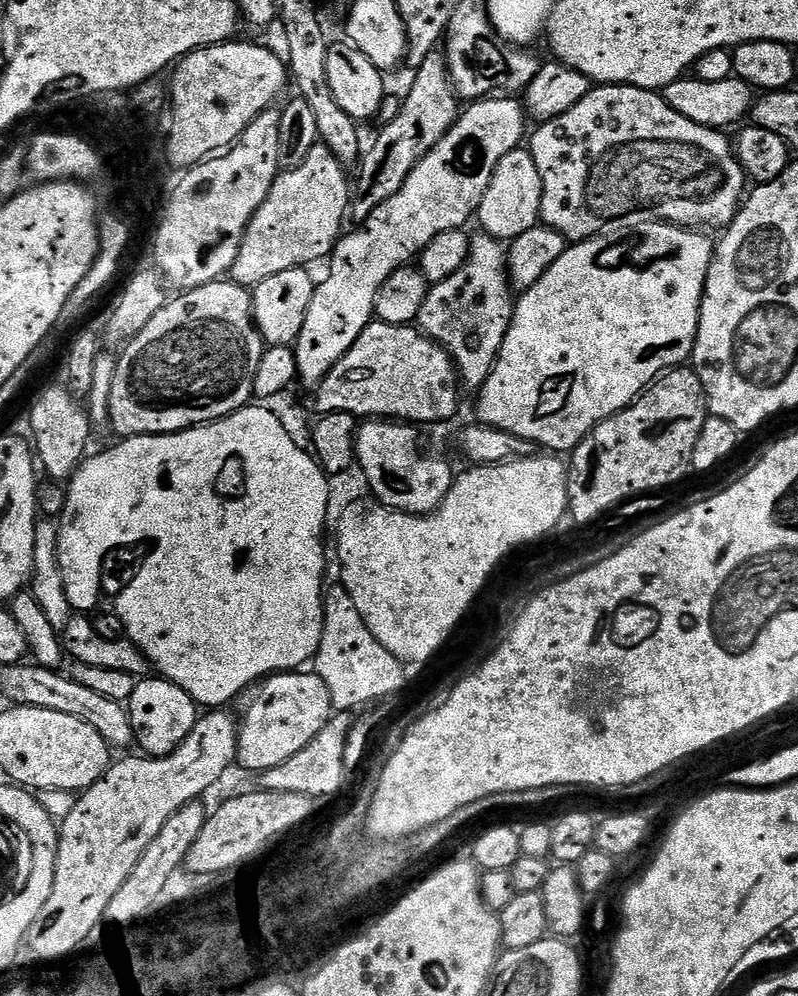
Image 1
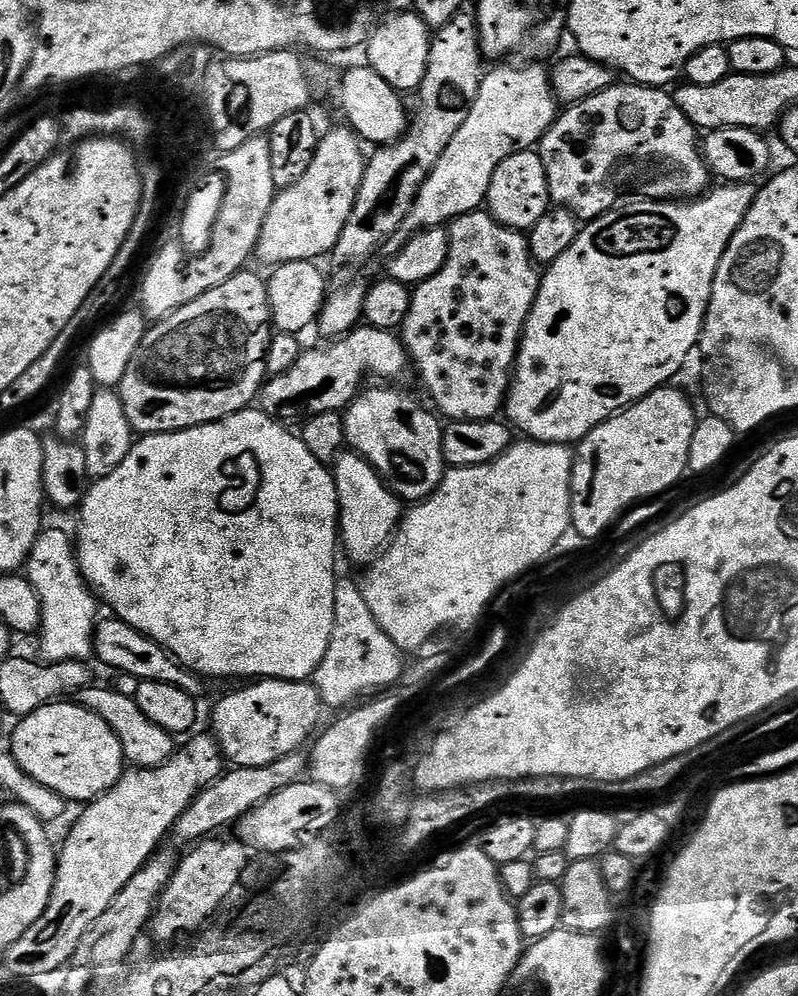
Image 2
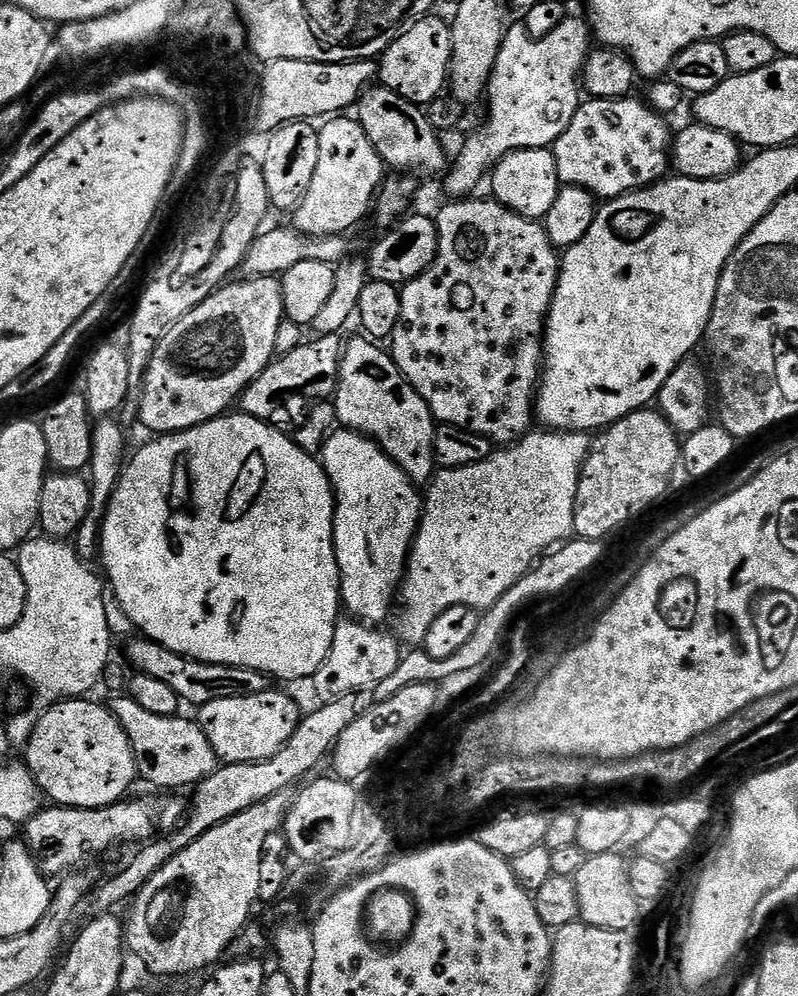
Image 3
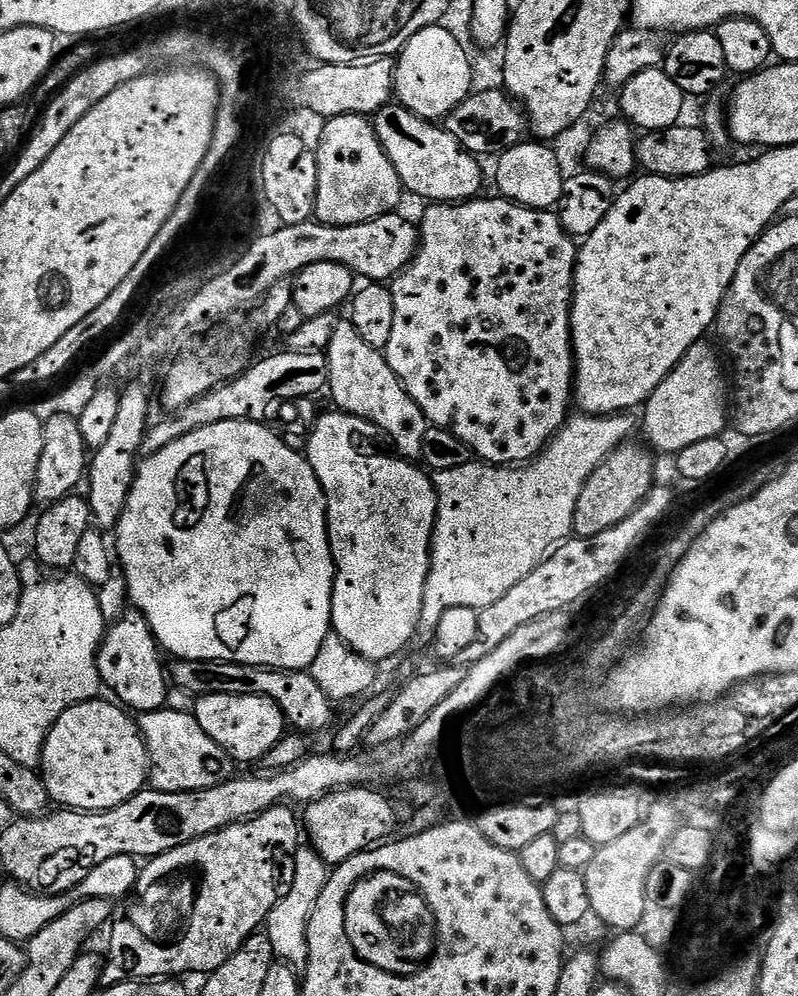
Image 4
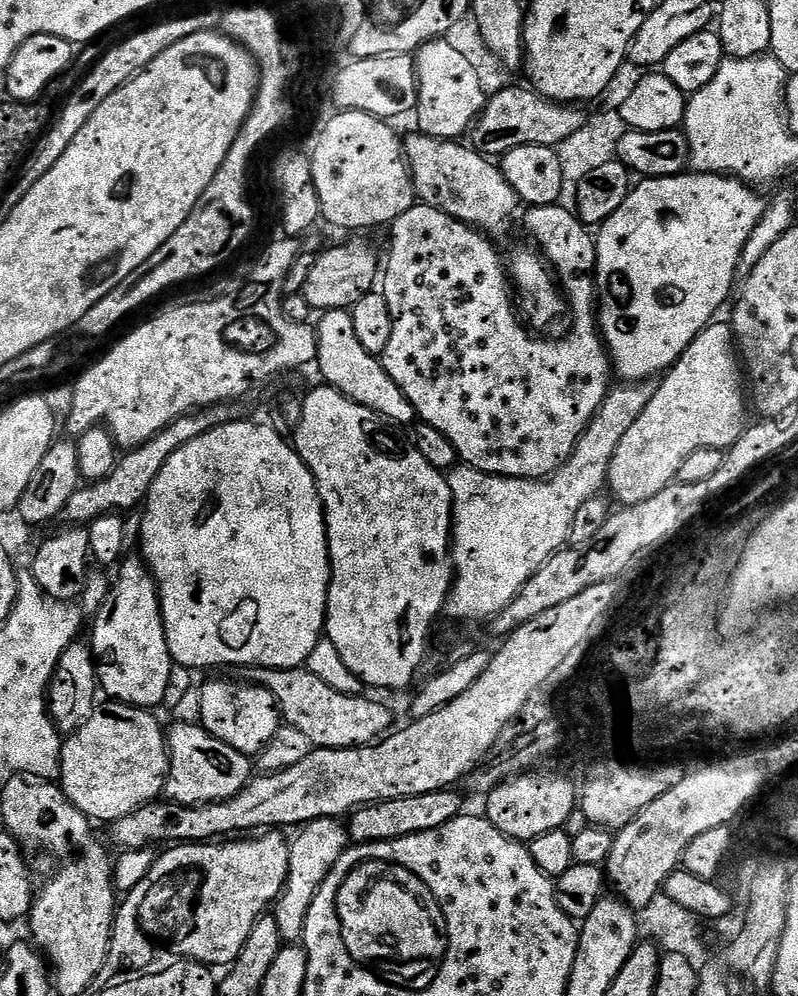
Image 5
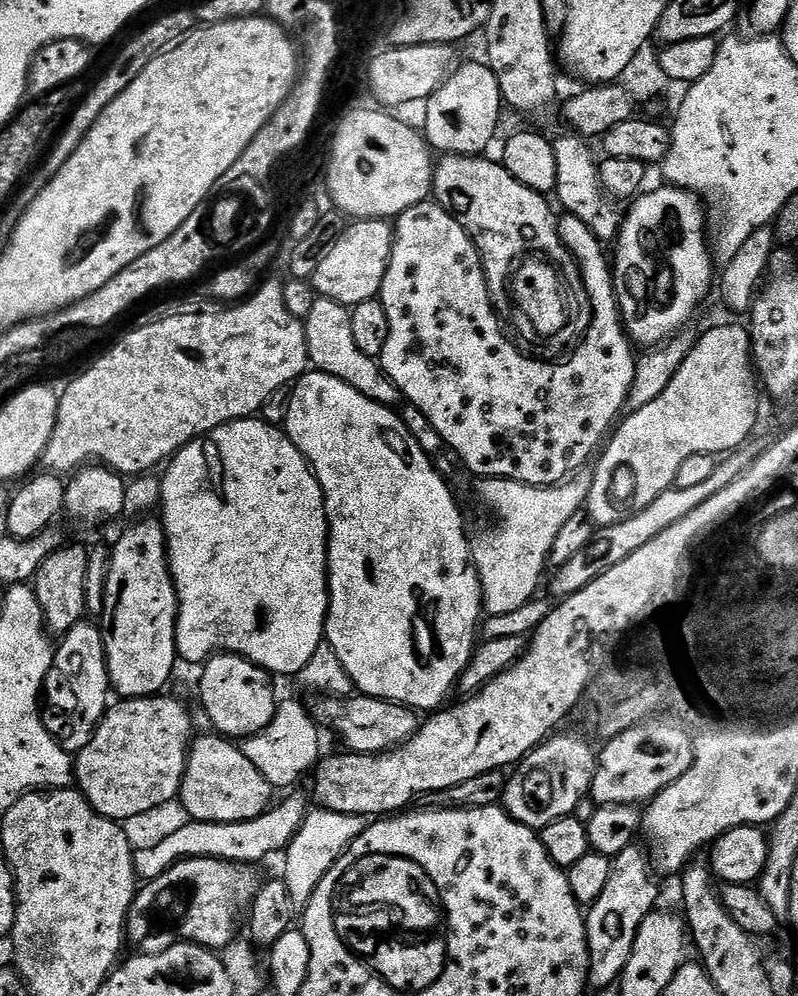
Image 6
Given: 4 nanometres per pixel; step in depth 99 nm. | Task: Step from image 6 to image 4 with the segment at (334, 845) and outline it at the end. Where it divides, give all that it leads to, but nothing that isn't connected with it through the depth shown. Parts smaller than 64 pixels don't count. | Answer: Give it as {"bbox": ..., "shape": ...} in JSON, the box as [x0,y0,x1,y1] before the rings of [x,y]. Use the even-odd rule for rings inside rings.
{"bbox":[266,846,330,966],"shape":[[[300,846],[291,857],[292,885],[288,893],[277,899],[266,919],[266,935],[270,938],[270,946],[274,946],[276,960],[287,962],[293,966],[304,966],[308,963],[308,927],[310,918],[318,906],[318,898],[322,898],[322,890],[330,875],[330,865],[315,847]]]}

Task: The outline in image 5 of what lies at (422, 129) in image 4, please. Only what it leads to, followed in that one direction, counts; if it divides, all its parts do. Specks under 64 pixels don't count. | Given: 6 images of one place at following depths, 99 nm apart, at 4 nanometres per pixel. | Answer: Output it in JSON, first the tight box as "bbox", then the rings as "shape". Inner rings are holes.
{"bbox":[402,135,518,230],"shape":[[[405,135],[402,143],[419,203],[429,204],[431,208],[442,210],[447,216],[471,224],[478,230],[498,228],[515,214],[518,207],[516,192],[487,155],[481,155],[464,142],[415,135]]]}

